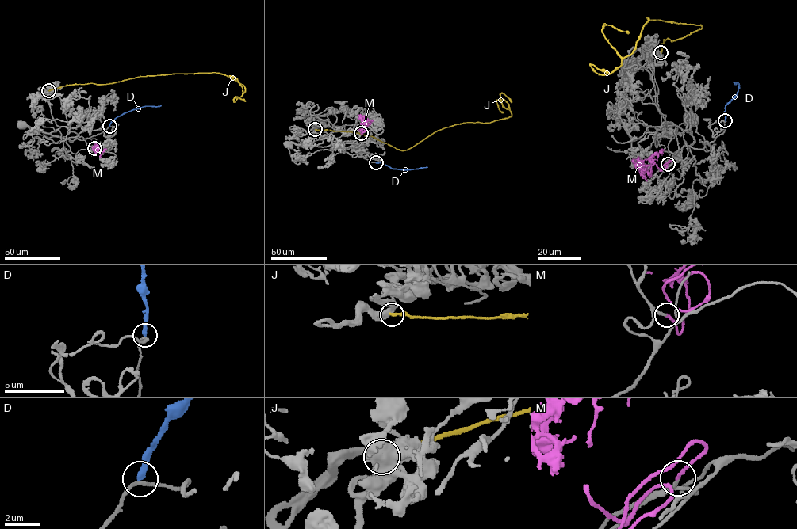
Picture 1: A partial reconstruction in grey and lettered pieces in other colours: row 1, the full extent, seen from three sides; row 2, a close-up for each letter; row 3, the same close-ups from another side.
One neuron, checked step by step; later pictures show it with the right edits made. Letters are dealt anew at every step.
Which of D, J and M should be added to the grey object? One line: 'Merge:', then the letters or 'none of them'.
Merge: M

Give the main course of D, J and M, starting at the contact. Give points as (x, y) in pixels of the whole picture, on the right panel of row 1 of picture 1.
D: (726, 120), (725, 107), (739, 89), (737, 82), (735, 84), (734, 81)
J: (660, 52), (667, 38), (702, 26), (646, 17), (634, 50), (622, 57), (602, 30), (609, 24), (628, 32)
M: (668, 164), (670, 160), (660, 169), (655, 162), (651, 168), (648, 165), (660, 150)

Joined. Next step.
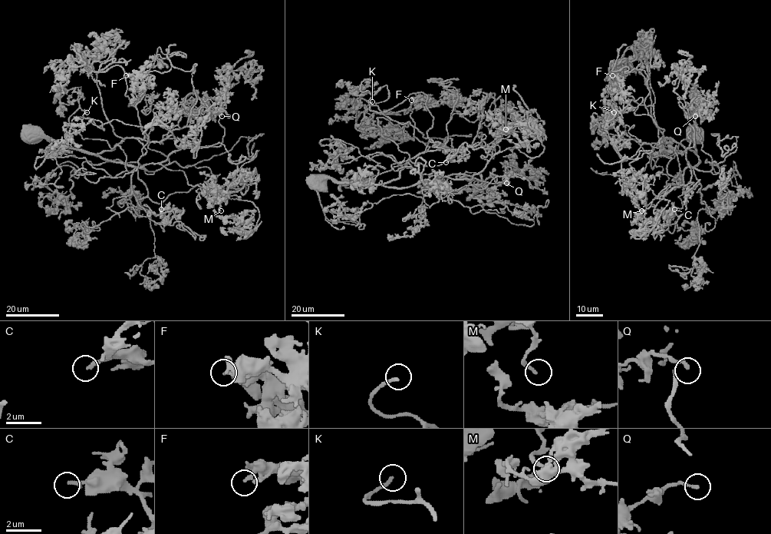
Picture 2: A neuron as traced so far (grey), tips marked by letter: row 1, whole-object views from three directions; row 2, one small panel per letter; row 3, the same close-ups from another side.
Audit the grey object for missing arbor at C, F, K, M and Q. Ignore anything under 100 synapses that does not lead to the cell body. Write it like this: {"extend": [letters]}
{"extend": ["K"]}

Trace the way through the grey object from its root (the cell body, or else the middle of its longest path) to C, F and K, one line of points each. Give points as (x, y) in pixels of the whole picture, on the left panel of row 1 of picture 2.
C: (33, 131), (113, 162), (136, 166), (131, 189), (137, 203), (151, 220), (163, 224), (174, 214), (161, 209)
F: (33, 131), (97, 154), (112, 150), (126, 138), (159, 141), (186, 124), (196, 101), (193, 67), (126, 75)
K: (33, 131), (96, 154), (136, 138), (146, 152), (142, 127), (116, 119), (97, 126), (83, 116), (87, 112)

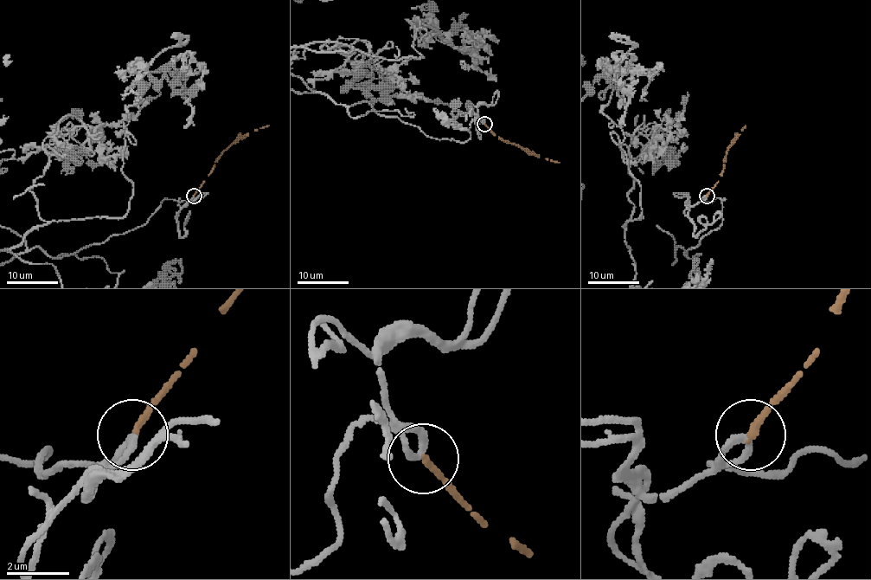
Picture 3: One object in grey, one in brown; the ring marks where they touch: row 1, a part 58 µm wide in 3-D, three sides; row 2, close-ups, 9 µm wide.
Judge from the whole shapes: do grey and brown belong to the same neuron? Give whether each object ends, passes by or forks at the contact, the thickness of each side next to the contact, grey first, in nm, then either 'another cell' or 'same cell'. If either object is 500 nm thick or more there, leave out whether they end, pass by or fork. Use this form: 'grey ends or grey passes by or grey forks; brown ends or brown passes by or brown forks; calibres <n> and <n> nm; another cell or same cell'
grey ends; brown ends; calibres 280 and 200 nm; another cell

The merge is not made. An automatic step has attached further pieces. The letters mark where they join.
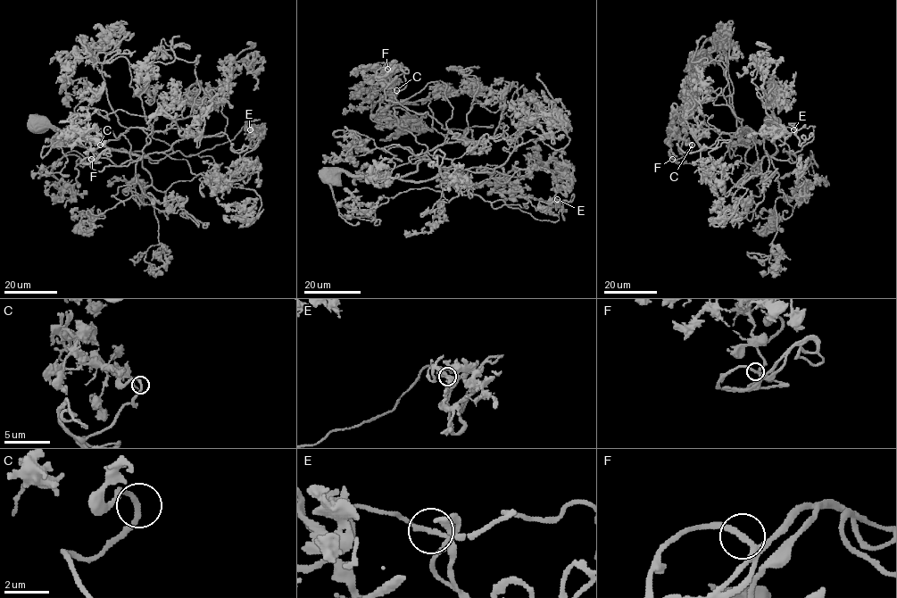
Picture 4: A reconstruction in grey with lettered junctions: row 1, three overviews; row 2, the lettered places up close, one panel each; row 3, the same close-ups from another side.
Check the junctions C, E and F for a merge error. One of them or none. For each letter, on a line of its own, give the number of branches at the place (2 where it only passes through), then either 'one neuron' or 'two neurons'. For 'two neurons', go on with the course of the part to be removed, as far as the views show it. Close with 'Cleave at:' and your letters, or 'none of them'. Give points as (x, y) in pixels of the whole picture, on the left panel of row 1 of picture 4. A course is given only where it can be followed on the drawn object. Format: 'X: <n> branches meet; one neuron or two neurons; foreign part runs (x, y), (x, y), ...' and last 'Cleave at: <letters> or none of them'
C: 2 branches meet; one neuron
E: 2 branches meet; one neuron
F: 2 branches meet; one neuron
Cleave at: none of them

